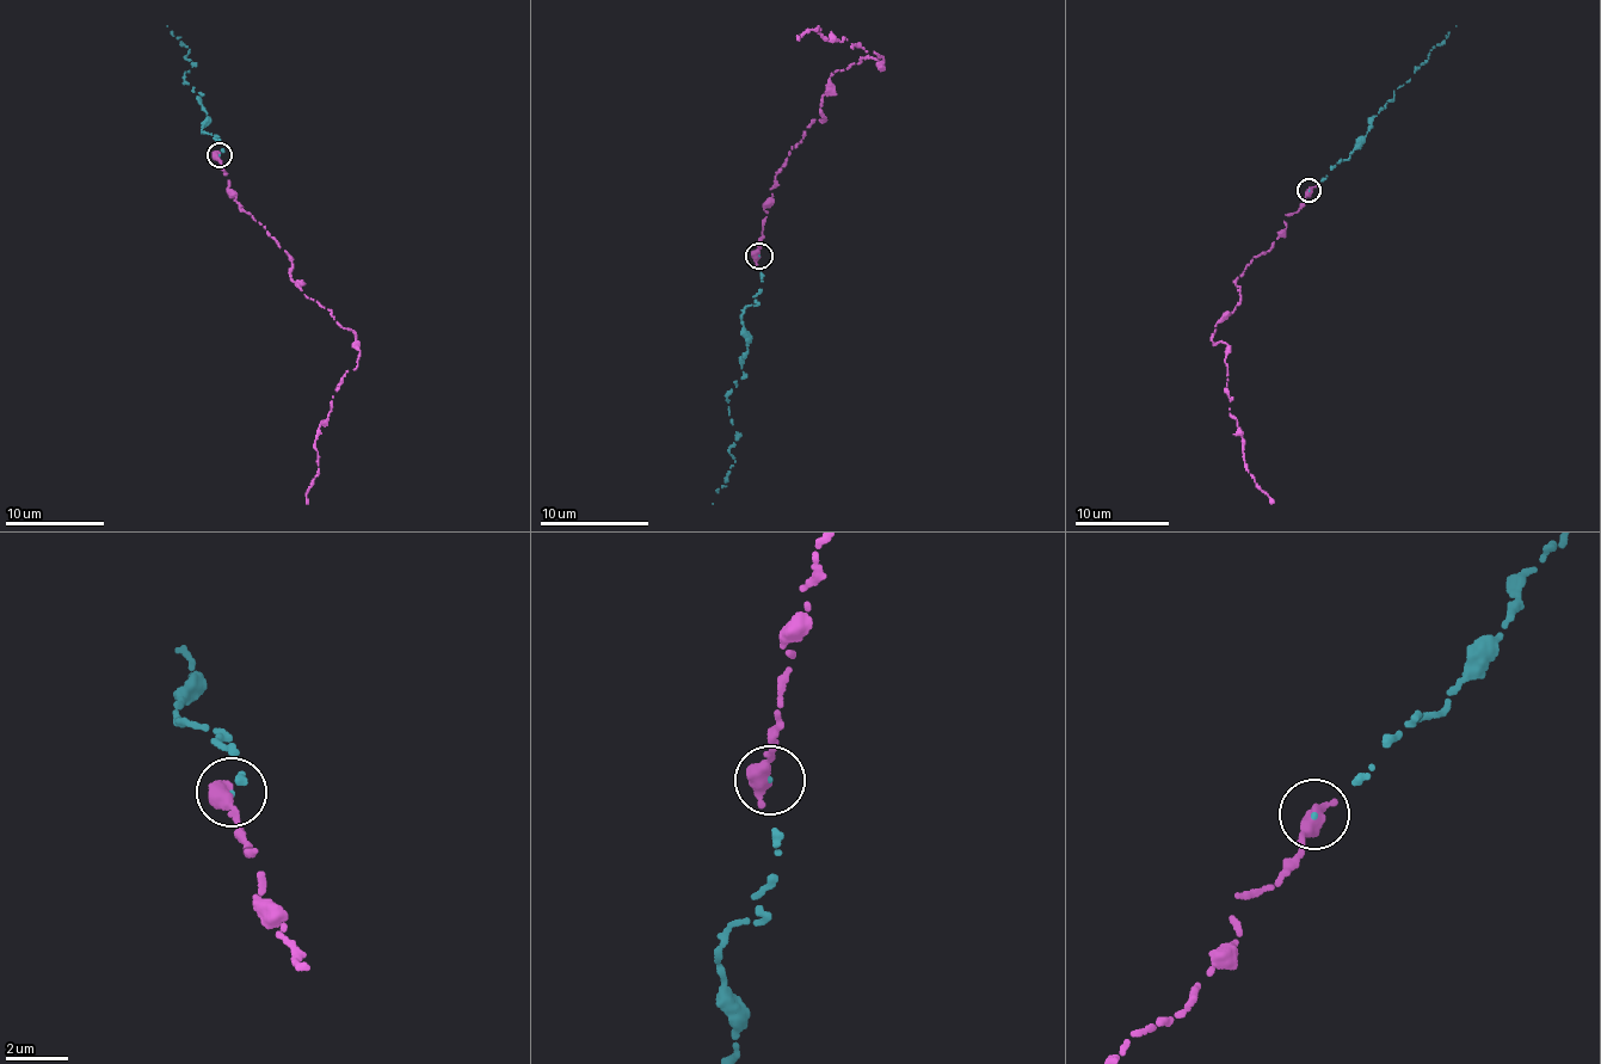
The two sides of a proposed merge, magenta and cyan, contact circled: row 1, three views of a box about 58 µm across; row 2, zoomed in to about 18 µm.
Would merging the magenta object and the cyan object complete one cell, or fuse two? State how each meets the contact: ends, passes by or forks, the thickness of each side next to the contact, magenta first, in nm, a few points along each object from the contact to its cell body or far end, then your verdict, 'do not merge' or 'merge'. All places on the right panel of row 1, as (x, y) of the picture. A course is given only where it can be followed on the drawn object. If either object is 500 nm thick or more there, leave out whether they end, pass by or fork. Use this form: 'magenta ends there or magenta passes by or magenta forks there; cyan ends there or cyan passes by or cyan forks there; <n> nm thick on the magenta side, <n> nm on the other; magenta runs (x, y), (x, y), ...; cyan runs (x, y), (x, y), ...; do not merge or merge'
550 nm thick on the magenta side, 70 nm on the other; magenta runs (1309, 189), (1237, 277), (1242, 296), (1213, 333), (1227, 345), (1245, 471), (1273, 503); cyan runs (1309, 189), (1340, 160), (1349, 158), (1395, 90), (1409, 82), (1429, 49), (1457, 26); merge

